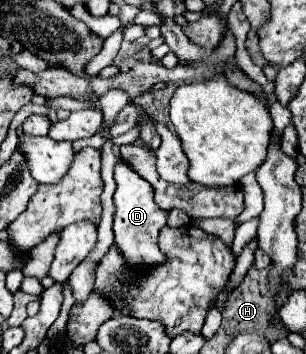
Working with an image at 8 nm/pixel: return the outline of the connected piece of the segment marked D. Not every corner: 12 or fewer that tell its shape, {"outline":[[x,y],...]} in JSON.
{"outline":[[119,156],[115,244],[131,264],[161,264],[167,212]]}

